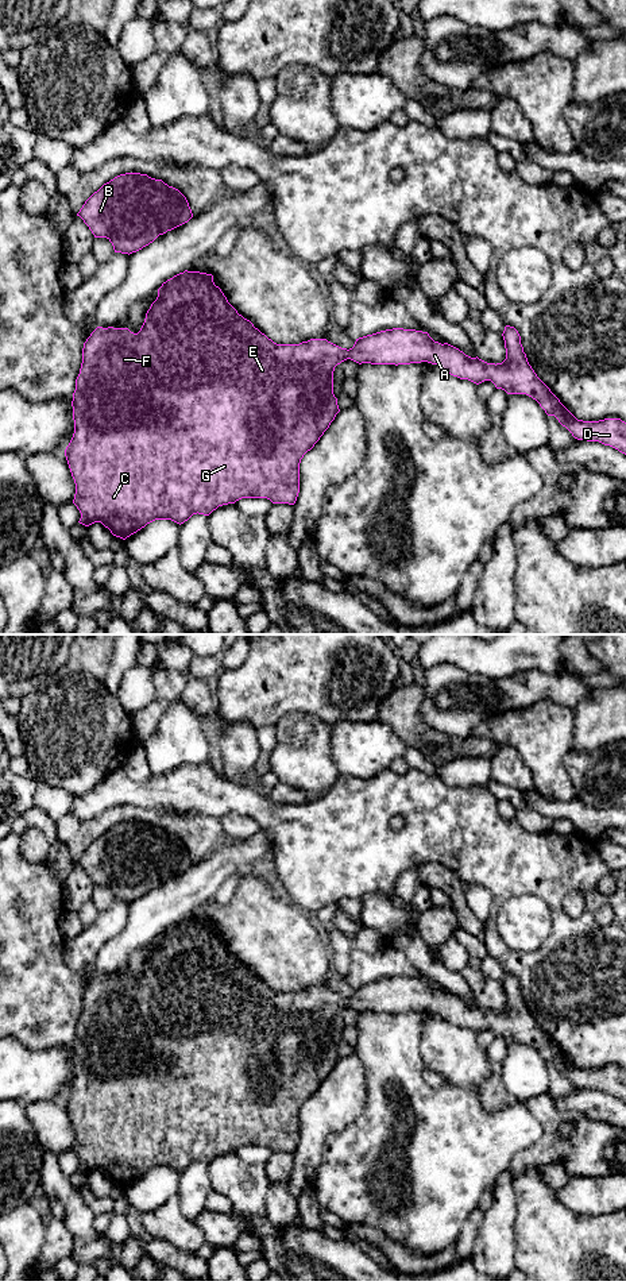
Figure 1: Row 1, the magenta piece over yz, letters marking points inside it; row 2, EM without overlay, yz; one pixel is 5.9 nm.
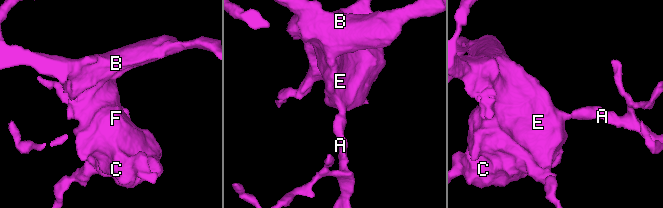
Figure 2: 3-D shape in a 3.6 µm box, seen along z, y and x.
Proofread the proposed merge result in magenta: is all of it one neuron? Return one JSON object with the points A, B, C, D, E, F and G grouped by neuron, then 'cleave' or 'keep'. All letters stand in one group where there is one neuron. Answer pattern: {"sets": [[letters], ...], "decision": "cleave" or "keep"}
{"sets": [["A", "B", "C", "D", "E", "F", "G"]], "decision": "keep"}

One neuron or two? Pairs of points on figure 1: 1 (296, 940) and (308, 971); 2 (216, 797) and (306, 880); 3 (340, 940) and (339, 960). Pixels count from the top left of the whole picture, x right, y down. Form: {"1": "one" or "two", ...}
{"1": "one", "2": "one", "3": "one"}

